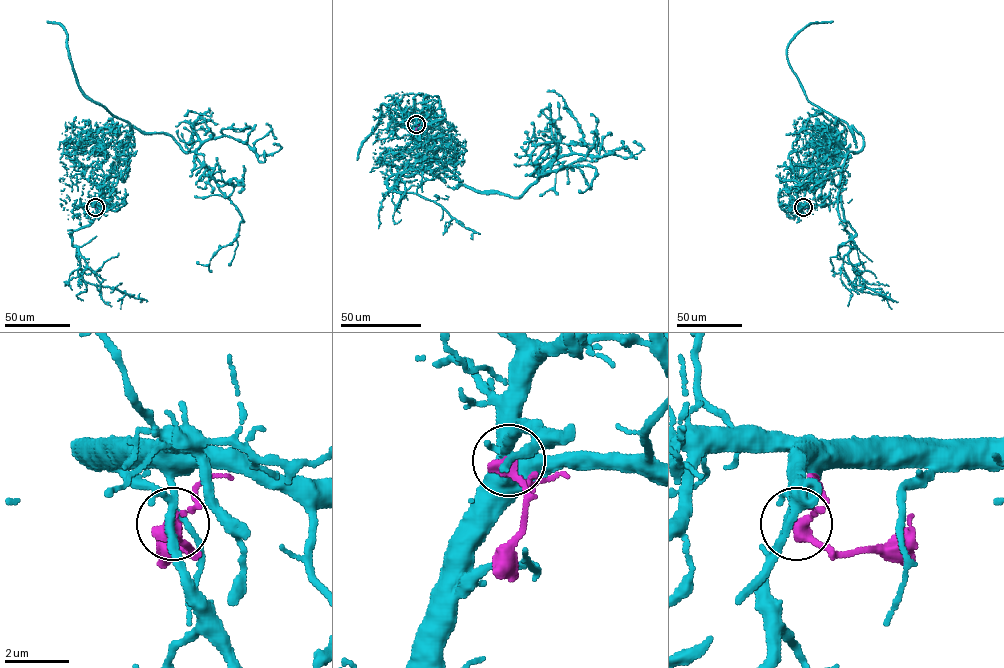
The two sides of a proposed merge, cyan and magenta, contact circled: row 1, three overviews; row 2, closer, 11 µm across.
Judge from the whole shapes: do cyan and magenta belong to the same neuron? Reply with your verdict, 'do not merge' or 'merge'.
do not merge

